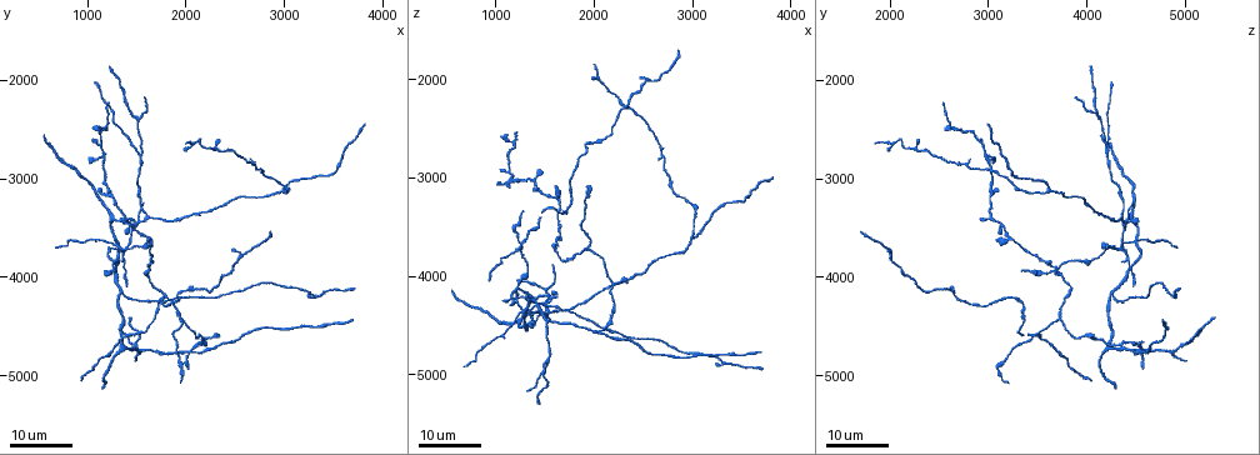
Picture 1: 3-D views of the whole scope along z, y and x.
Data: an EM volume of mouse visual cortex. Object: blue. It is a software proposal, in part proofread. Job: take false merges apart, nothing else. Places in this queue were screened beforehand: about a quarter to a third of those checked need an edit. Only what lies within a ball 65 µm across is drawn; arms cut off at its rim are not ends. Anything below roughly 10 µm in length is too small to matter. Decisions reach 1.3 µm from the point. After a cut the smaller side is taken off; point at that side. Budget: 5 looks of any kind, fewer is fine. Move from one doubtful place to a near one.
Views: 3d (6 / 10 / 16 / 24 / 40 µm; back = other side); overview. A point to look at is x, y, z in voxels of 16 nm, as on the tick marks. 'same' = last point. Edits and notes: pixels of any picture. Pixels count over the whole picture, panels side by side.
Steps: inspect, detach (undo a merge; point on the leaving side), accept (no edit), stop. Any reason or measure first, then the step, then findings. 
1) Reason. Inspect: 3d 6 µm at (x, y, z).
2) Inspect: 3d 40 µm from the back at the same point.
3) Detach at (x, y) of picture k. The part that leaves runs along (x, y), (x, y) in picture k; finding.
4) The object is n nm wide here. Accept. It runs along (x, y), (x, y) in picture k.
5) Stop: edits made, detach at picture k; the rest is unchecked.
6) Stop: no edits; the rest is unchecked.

Three arms meet. Inspect: 3d 16 µm at (1540, 4740, 4460).

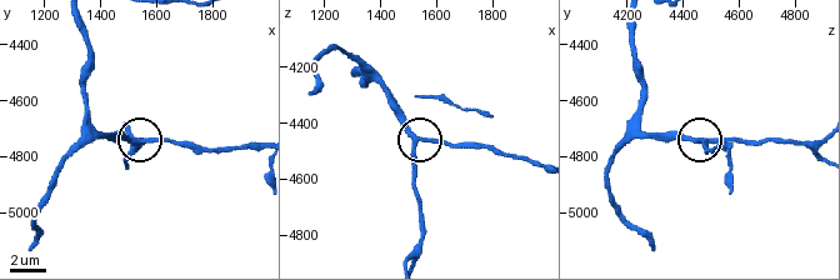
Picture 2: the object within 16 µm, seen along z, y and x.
Inspect: 3d 6 µm at (1540, 4740, 4450).

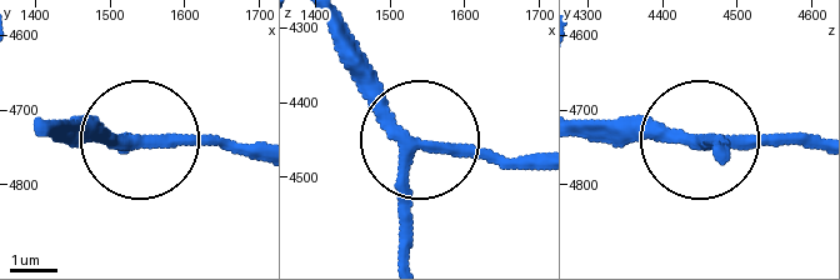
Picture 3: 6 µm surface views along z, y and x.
From behind. Inspect: 3d 6 µm from the back at (1535, 4745, 4460).

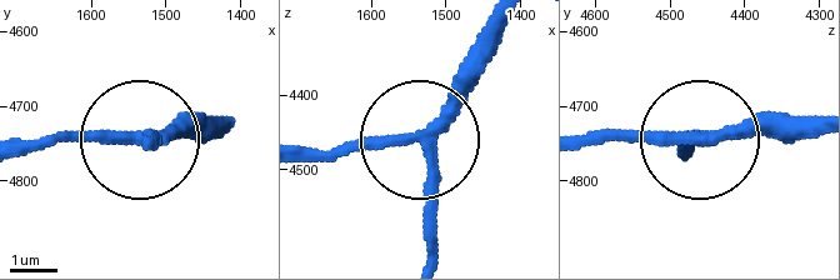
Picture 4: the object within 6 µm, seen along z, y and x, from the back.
The side arm is 17 µm long; 3 arms meet here. Accept. One neuron here.

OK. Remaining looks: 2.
Four-way junction. Inspect: 3d 16 µm at (2040, 4740, 4560).

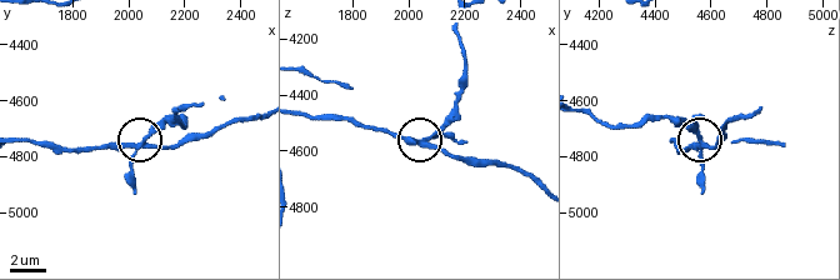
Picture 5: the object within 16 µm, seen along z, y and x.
Zoom in. Inspect: 3d 6 µm at (2070, 4750, 4570).

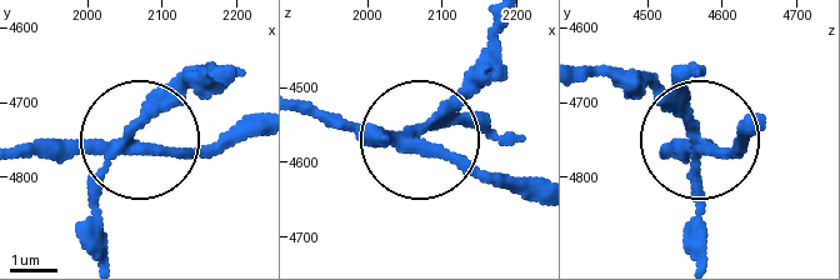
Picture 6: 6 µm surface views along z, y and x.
Detach at (166, 91) of picture 6. The part that leaves runs along (120, 144), (211, 76) in picture 6; two neurons meet here.

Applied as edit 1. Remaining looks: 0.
Stop: edits made, detach at picture 6; the rest is unchecked.

